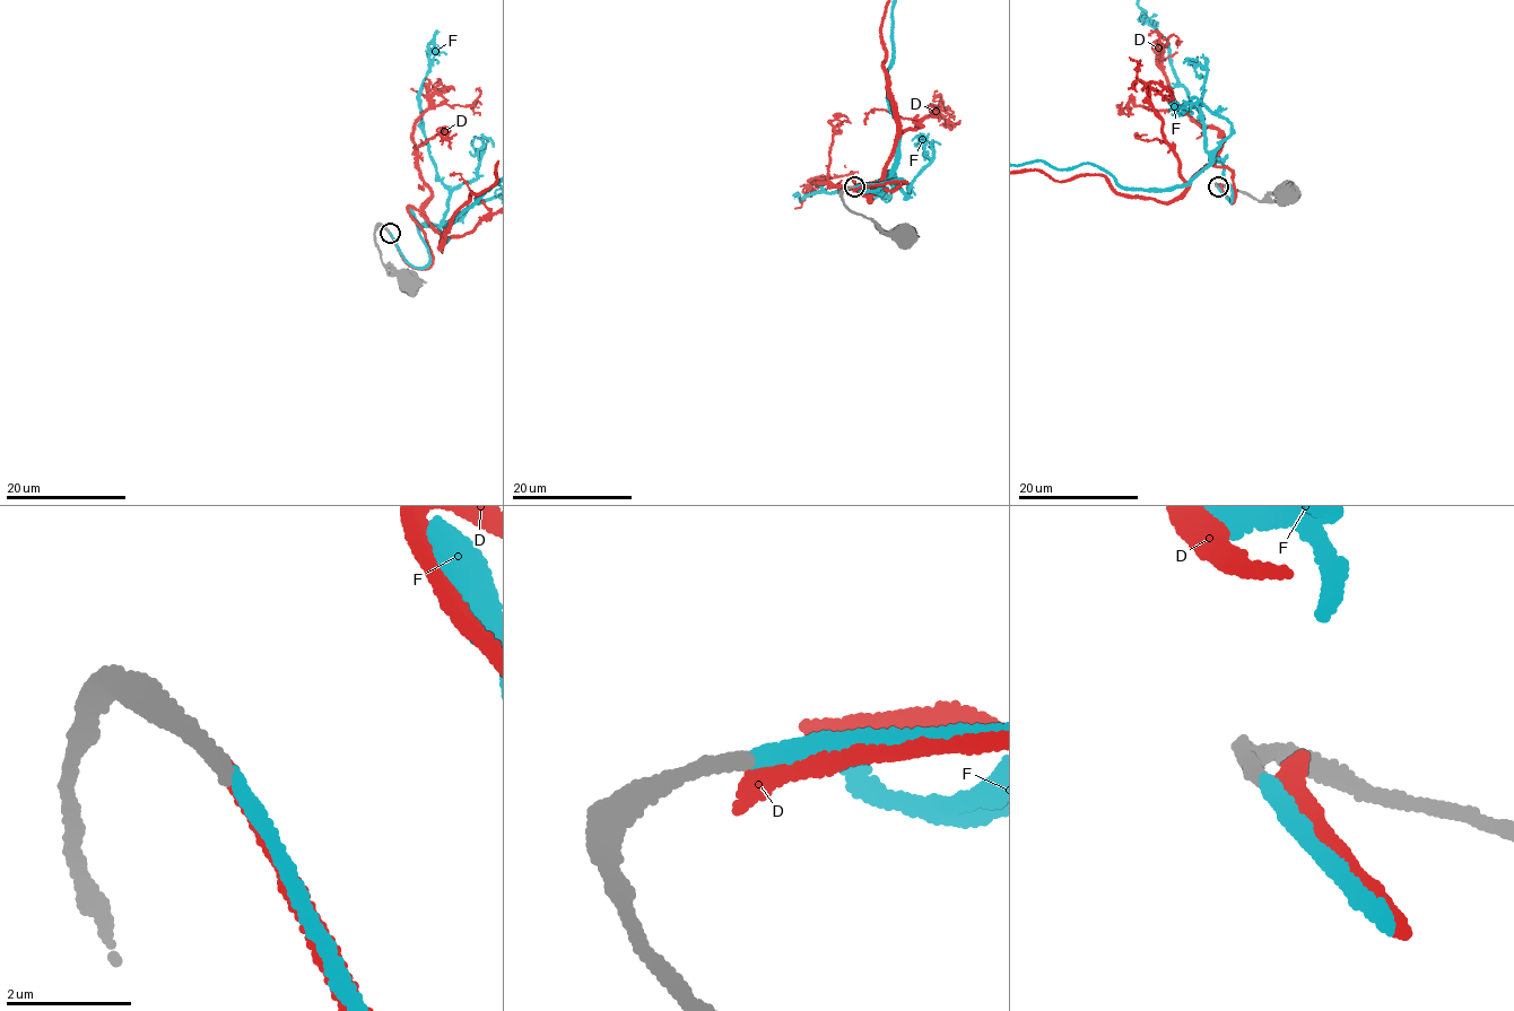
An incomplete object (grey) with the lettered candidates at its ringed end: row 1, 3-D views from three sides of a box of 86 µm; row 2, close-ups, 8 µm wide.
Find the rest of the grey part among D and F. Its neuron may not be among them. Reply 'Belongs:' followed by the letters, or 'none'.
Belongs: F

